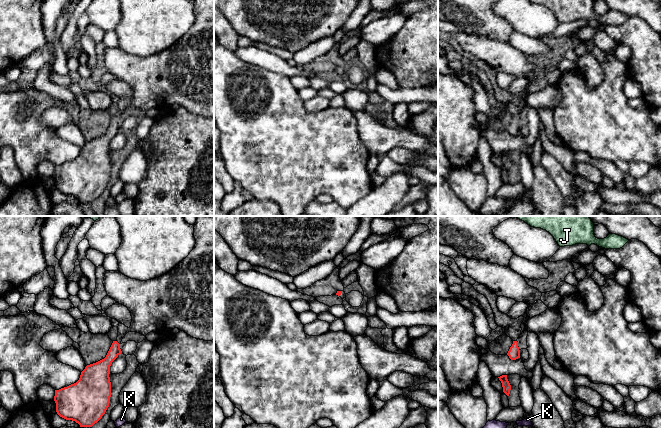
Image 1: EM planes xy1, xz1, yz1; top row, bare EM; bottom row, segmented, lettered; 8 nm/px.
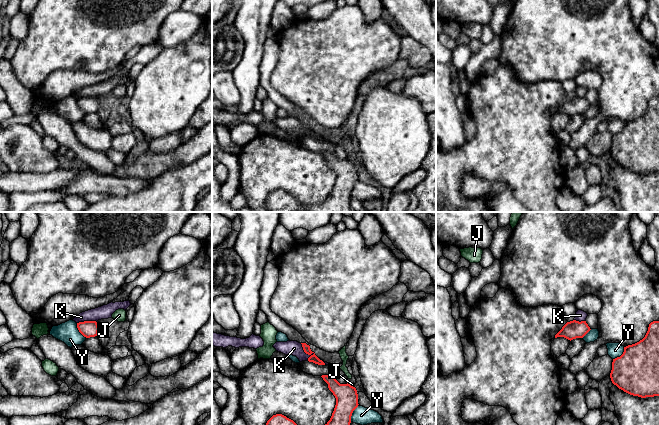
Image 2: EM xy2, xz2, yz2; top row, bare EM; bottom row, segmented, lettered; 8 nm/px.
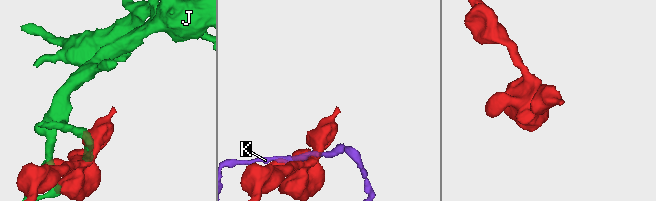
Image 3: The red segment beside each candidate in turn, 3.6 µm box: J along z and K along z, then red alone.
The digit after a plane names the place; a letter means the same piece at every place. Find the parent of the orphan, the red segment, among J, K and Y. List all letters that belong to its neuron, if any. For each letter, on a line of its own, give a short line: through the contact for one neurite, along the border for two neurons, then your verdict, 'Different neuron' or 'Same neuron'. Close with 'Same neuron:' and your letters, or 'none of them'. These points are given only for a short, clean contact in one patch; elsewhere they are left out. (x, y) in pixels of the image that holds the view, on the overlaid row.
J: Line: xz2 (349, 384), (354, 387). Different neuron
K: Line: xz2 (300, 343), (303, 350), (309, 356), (308, 360). Different neuron
Y: Different neuron
Same neuron: none of them

